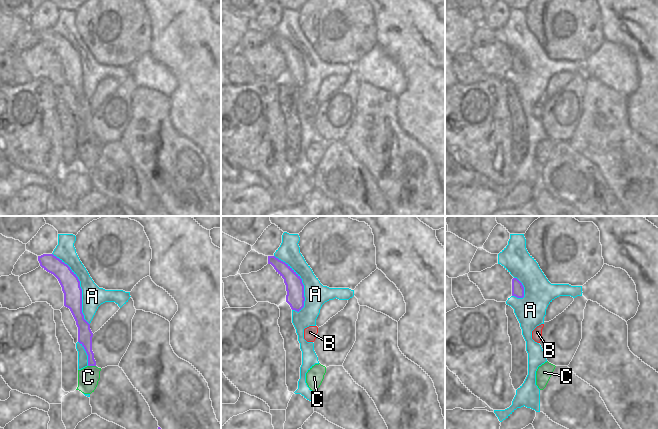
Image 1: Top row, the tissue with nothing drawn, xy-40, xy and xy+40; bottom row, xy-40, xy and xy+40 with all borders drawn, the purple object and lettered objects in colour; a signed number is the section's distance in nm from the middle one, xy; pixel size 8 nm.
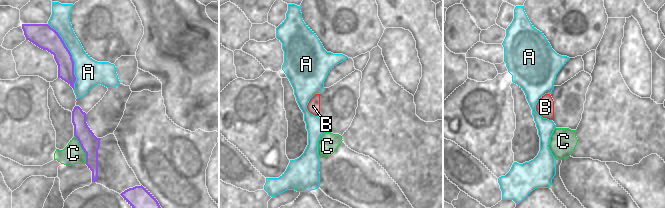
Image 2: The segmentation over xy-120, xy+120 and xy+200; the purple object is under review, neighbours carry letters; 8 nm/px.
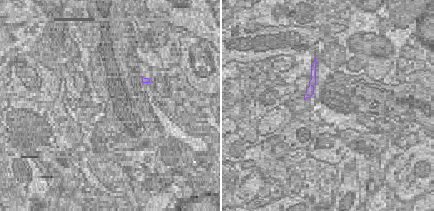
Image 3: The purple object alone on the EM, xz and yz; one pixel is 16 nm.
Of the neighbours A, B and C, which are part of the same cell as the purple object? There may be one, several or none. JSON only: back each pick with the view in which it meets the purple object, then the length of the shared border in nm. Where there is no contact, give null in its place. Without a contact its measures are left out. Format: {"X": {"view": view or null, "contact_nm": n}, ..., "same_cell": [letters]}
{"same_cell": []}

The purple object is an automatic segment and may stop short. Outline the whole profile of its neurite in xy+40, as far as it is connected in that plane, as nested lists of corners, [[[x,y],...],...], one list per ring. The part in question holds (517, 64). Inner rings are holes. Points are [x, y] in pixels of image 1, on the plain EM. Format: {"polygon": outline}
{"polygon": [[[517,54],[512,55],[512,72],[517,74],[524,73],[524,63]]]}

